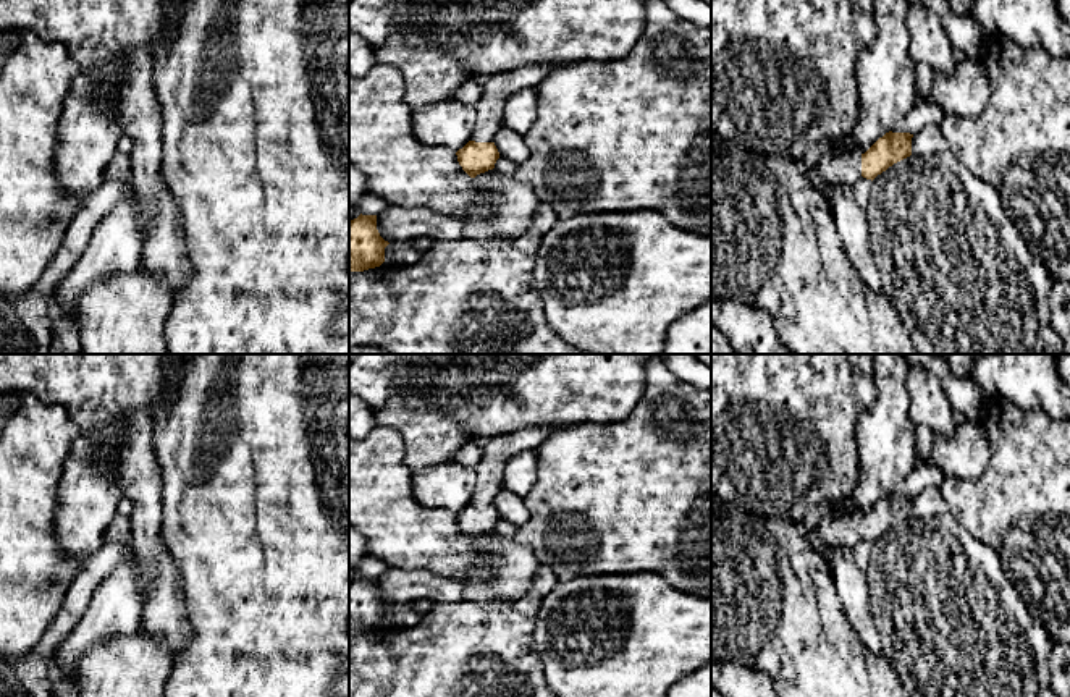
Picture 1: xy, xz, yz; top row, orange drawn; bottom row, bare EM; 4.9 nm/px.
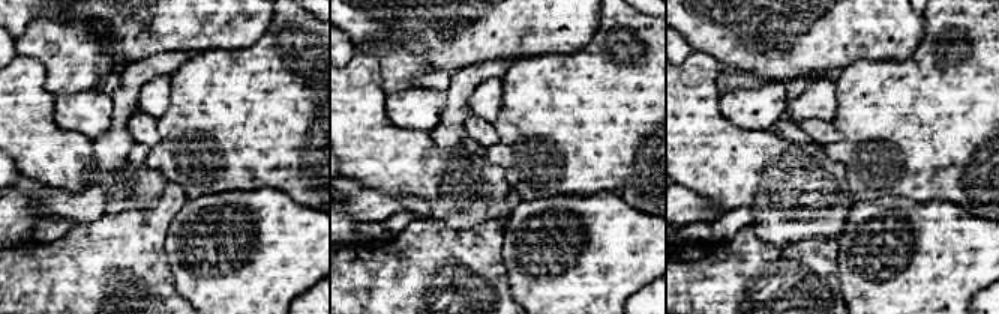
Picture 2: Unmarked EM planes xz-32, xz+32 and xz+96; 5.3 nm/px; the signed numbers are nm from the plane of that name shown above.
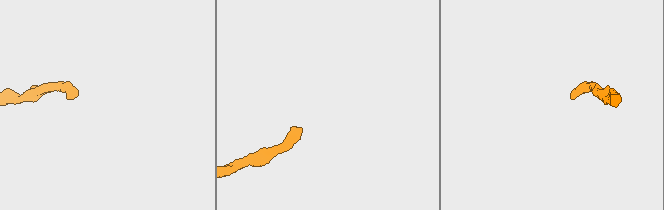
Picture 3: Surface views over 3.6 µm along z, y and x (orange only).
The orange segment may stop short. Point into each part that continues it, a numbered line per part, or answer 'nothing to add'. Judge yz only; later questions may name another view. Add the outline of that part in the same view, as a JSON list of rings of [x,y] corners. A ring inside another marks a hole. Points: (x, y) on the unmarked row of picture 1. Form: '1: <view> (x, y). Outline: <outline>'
1: yz (846, 529). Outline: [[[828,513],[813,534],[805,534],[811,547],[847,545],[853,547],[861,540],[861,517],[858,514]],[[802,530],[803,532],[803,530]]]

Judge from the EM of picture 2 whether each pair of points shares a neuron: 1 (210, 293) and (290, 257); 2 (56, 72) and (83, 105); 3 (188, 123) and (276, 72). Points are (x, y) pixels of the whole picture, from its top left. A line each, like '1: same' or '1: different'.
1: same
2: different
3: same

